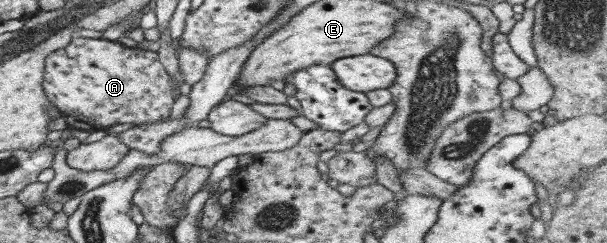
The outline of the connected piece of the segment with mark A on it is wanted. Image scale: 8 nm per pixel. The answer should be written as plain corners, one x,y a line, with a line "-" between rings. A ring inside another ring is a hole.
73,38
67,48
51,52
45,61
43,91
47,101
58,108
69,129
97,131
115,124
161,122
171,114
176,101
174,82
159,61
158,53
139,48
127,48
119,42
97,38

